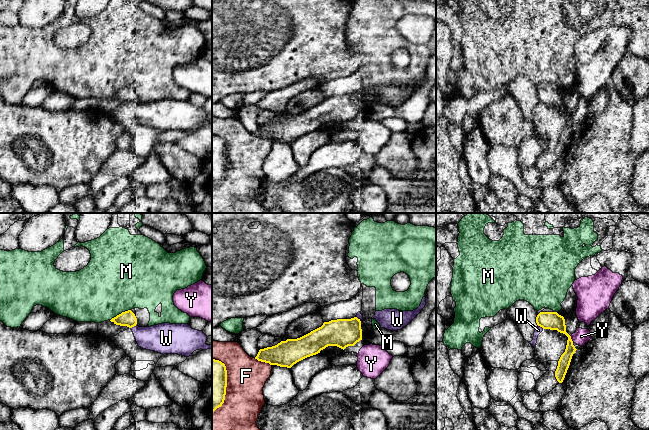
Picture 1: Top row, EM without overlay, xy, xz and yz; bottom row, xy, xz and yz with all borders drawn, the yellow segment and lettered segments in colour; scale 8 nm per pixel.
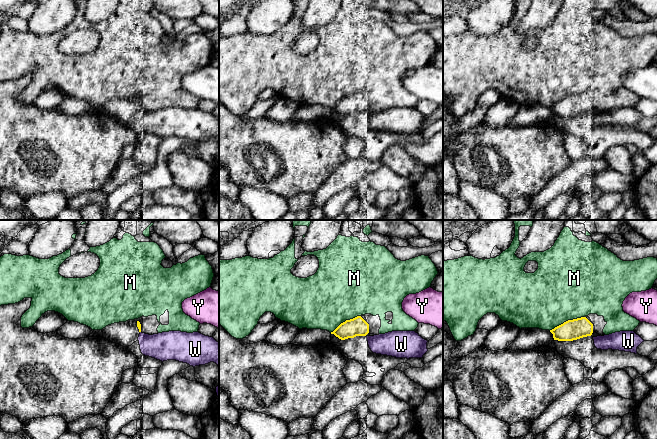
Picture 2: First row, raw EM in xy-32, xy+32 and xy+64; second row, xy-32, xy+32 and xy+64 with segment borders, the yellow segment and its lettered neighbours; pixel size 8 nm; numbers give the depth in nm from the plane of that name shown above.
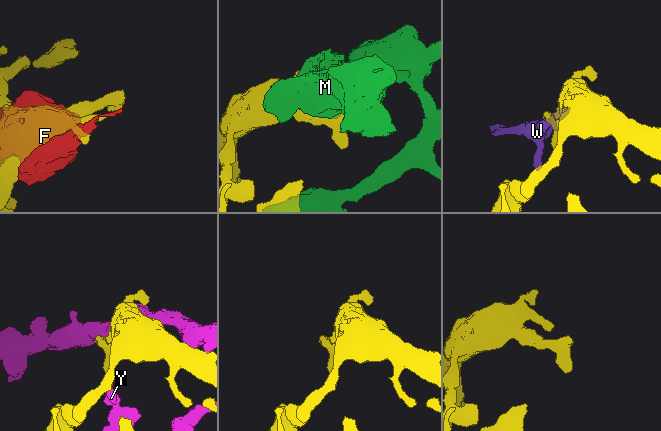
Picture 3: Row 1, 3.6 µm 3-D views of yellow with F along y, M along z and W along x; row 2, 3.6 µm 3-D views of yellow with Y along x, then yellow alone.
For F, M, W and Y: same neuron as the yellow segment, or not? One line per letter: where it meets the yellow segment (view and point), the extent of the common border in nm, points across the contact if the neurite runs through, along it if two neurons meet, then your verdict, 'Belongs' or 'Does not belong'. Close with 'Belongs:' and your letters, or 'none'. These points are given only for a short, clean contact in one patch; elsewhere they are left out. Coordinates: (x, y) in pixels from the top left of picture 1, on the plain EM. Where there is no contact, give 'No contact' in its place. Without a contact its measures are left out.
F: Touches yellow at xz (263, 137). Shared border 160 nm. Does not belong
M: Touches yellow at xy (121, 89). Shared border 190 nm. Does not belong
W: Touches yellow at yz (541, 102). Shared border 50 nm. Belongs
Y: Touches yellow at yz (571, 115). Shared border 50 nm. Does not belong
Belongs: W

